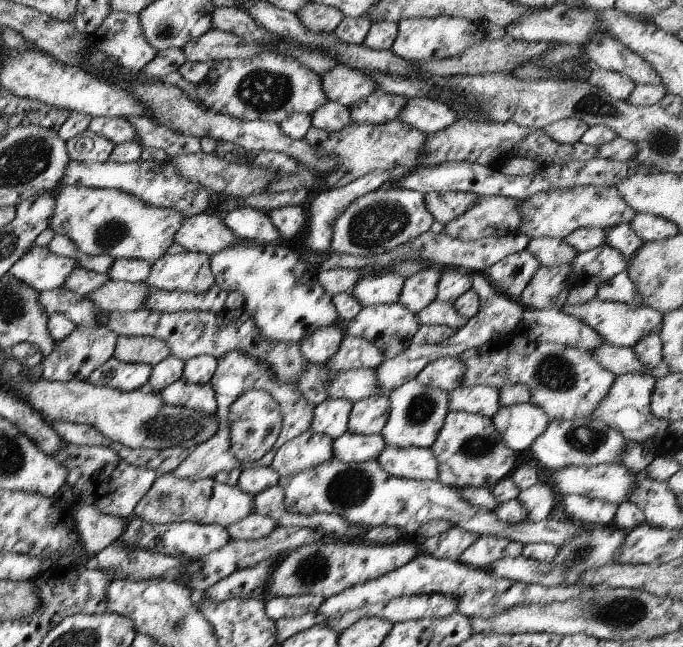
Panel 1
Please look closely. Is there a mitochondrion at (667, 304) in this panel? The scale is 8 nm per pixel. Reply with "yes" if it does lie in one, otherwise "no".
no

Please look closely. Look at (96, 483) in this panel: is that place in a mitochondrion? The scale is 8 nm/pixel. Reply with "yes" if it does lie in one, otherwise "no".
no

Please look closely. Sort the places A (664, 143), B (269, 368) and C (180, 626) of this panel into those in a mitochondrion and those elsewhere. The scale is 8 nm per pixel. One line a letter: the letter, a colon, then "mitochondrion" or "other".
A: mitochondrion
B: other
C: mitochondrion

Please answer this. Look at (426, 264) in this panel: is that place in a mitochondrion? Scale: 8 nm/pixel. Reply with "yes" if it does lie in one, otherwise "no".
no

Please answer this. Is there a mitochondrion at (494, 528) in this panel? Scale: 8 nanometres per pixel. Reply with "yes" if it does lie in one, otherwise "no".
no

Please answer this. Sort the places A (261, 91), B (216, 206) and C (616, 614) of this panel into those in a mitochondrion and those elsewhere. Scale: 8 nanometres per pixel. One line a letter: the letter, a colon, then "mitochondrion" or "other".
A: mitochondrion
B: other
C: mitochondrion

